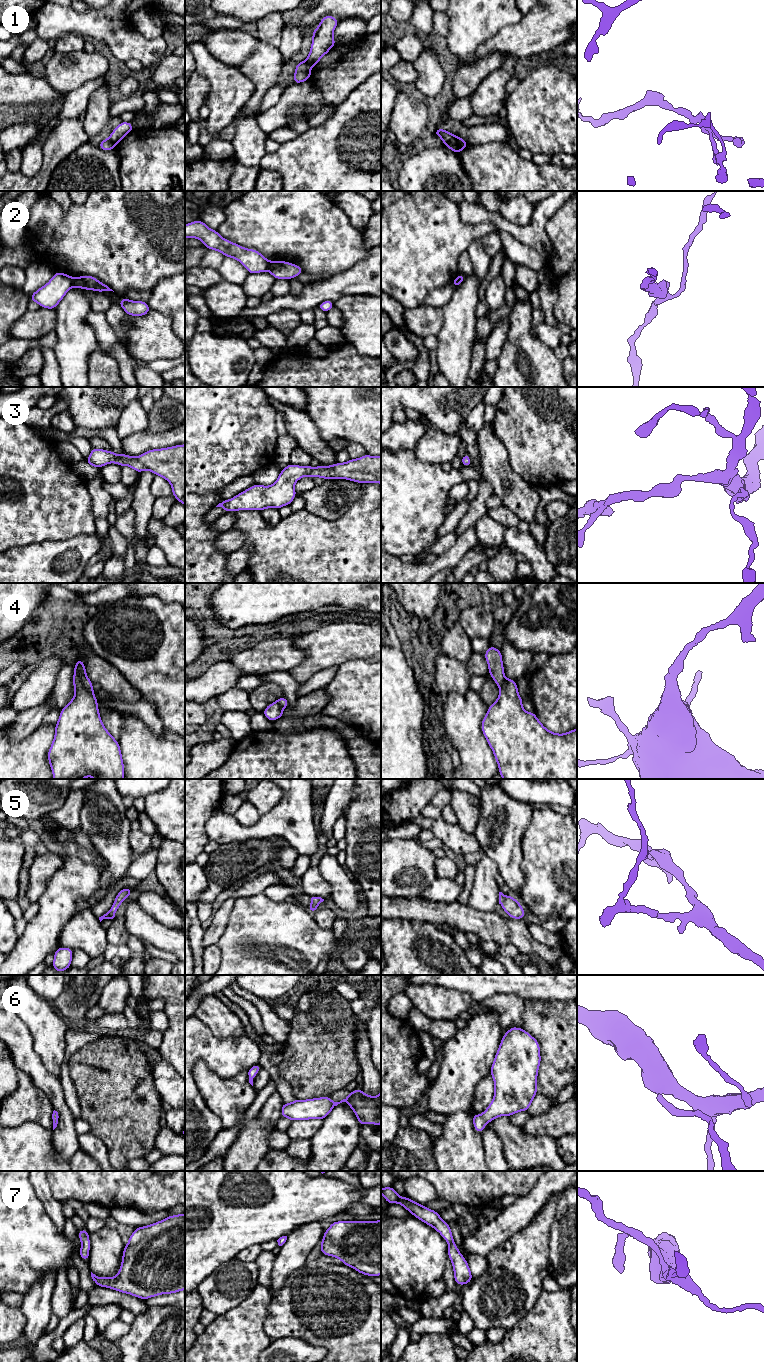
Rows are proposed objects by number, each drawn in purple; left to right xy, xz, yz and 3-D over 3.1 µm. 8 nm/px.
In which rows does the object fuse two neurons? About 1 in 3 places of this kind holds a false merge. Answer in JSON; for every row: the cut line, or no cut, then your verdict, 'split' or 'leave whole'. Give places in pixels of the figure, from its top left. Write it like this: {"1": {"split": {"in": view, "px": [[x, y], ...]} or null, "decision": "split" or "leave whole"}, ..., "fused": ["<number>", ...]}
{"1": {"split": {"in": "yz", "px": [[456, 136], [446, 146]]}, "decision": "split"}, "2": {"split": {"in": "xy", "px": [[72, 278], [73, 286]]}, "decision": "split"}, "3": {"split": null, "decision": "leave whole"}, "4": {"split": {"in": "xy", "px": [[75, 666], [81, 683], [93, 693]]}, "decision": "split"}, "5": {"split": null, "decision": "leave whole"}, "6": {"split": null, "decision": "leave whole"}, "7": {"split": null, "decision": "leave whole"}, "fused": ["1", "2", "4"]}

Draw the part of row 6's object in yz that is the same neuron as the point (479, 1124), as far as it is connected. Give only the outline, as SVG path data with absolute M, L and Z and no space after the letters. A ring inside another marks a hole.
M511 1027L502 1037L494 1057L490 1074L494 1080L494 1097L481 1114L473 1114L473 1126L482 1133L486 1124L499 1116L512 1116L517 1112L528 1111L537 1095L537 1076L541 1063L540 1044L523 1028Z

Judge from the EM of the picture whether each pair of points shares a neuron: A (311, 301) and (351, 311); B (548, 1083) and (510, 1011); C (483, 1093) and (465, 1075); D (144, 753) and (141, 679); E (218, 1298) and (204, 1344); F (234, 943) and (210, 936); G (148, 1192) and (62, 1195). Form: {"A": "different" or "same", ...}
{"A": "different", "B": "different", "C": "different", "D": "different", "E": "different", "F": "different", "G": "same"}

